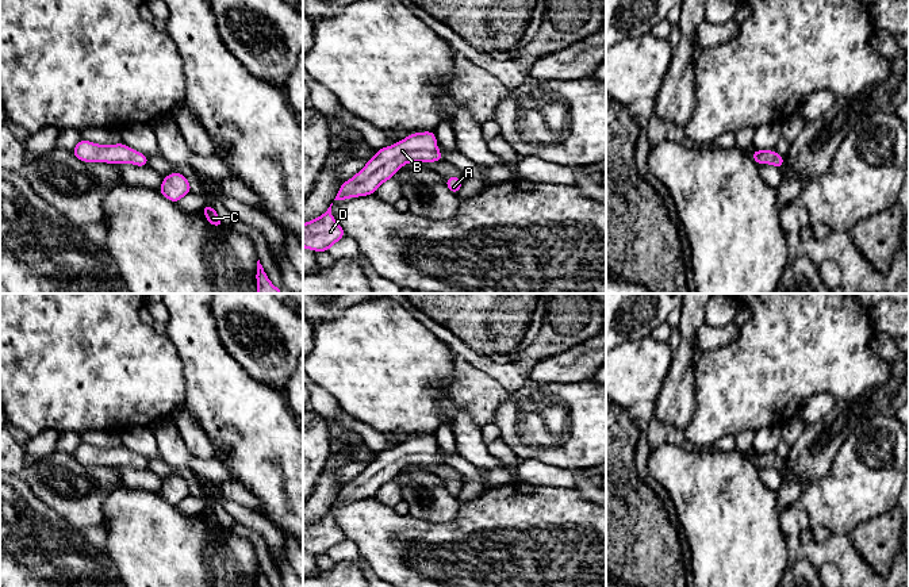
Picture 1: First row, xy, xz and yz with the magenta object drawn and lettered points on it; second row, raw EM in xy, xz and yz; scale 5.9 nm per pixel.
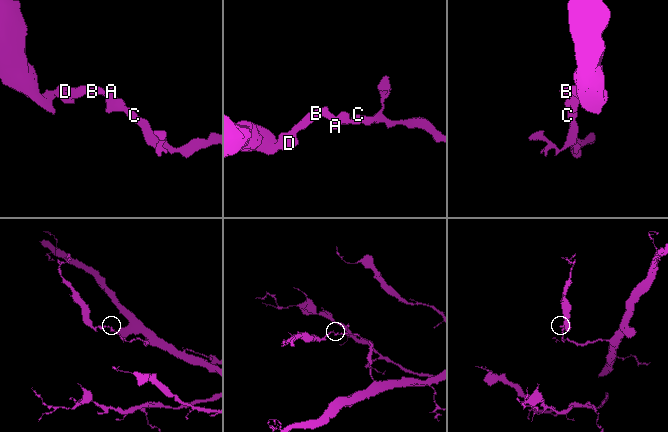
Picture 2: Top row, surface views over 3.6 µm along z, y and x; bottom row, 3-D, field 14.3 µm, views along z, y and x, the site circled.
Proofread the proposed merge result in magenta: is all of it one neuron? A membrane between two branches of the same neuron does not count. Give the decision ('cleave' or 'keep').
keep

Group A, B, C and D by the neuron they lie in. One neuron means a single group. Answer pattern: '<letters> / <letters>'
A B C D

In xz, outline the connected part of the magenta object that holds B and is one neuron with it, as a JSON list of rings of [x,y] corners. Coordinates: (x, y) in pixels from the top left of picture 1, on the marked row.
[[[434,131],[414,133],[381,147],[350,180],[341,184],[334,200],[375,195],[376,189],[407,162],[444,161]]]

